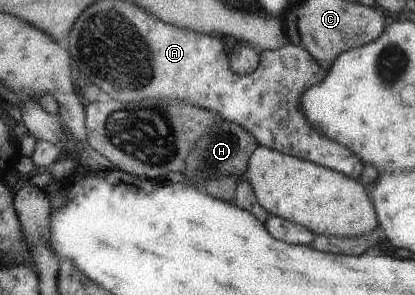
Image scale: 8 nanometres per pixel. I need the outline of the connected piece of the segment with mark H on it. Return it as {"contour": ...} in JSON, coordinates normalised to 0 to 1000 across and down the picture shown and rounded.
{"contour":[[[535,410],[496,431],[492,451],[467,478],[465,495],[448,529],[443,559],[443,620],[482,637],[487,607],[506,607],[516,593],[557,593],[578,603],[598,573],[602,522],[619,505],[624,485],[612,461],[593,444],[583,420]]]}

